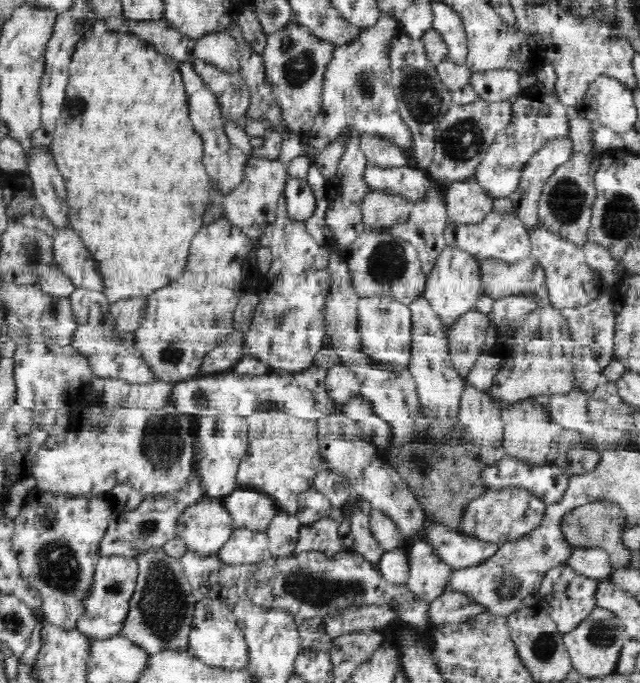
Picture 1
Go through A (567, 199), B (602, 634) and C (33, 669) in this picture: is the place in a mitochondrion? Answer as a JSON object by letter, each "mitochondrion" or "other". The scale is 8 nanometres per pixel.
{"A":"mitochondrion","B":"mitochondrion","C":"other"}

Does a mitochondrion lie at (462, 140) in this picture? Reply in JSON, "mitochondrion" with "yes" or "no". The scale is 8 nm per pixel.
{"mitochondrion":"yes"}

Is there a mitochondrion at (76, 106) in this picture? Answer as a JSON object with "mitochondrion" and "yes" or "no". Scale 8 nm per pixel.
{"mitochondrion":"yes"}

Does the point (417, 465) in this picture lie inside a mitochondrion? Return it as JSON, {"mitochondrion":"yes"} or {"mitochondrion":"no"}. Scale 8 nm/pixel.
{"mitochondrion":"yes"}

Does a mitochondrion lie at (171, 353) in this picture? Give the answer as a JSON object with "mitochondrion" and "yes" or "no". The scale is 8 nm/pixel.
{"mitochondrion":"yes"}

